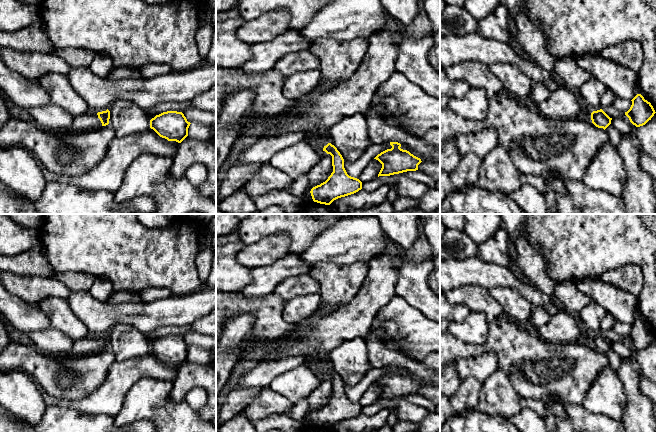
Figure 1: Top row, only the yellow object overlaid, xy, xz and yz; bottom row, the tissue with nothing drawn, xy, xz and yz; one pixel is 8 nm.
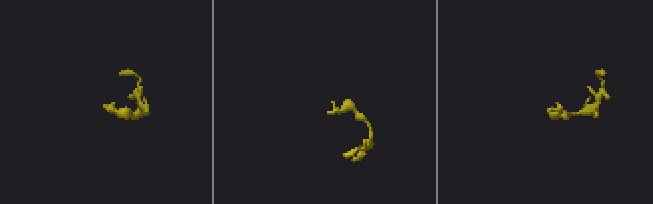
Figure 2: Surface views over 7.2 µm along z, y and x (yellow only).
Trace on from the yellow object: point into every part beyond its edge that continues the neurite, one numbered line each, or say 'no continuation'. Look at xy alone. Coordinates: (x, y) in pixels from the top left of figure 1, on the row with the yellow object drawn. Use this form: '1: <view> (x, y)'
1: xy (88, 121)

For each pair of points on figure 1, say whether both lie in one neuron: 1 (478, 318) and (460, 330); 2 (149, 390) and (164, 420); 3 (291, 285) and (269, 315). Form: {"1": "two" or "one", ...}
{"1": "one", "2": "one", "3": "two"}

